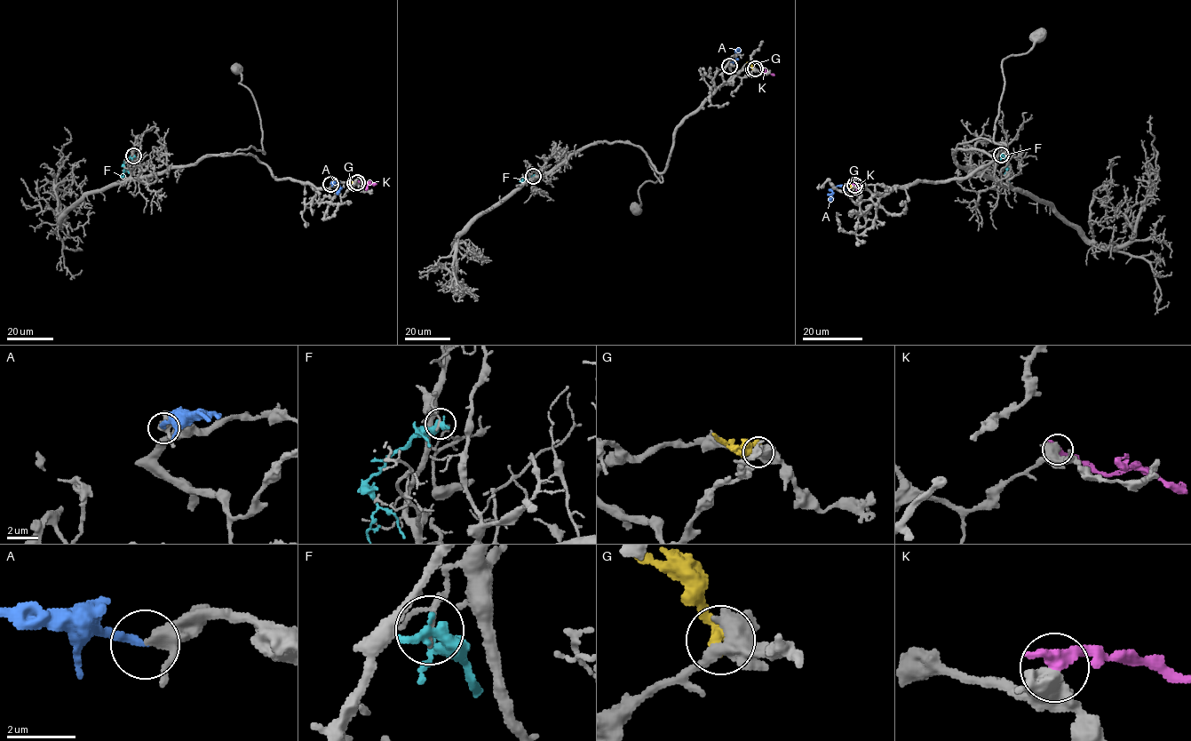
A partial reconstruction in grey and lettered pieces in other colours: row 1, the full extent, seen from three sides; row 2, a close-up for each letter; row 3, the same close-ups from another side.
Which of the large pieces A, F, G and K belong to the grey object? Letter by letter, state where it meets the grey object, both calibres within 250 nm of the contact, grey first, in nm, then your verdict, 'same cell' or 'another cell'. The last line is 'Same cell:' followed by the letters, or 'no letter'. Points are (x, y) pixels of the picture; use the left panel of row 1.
A: contact (330, 184); calibres 360 and 240 nm; same cell
F: contact (133, 155); calibres 120 and 440 nm; another cell
G: contact (354, 183); calibres 600 and 440 nm; another cell
K: contact (357, 182); calibres 650 and 480 nm; another cell
Same cell: A

